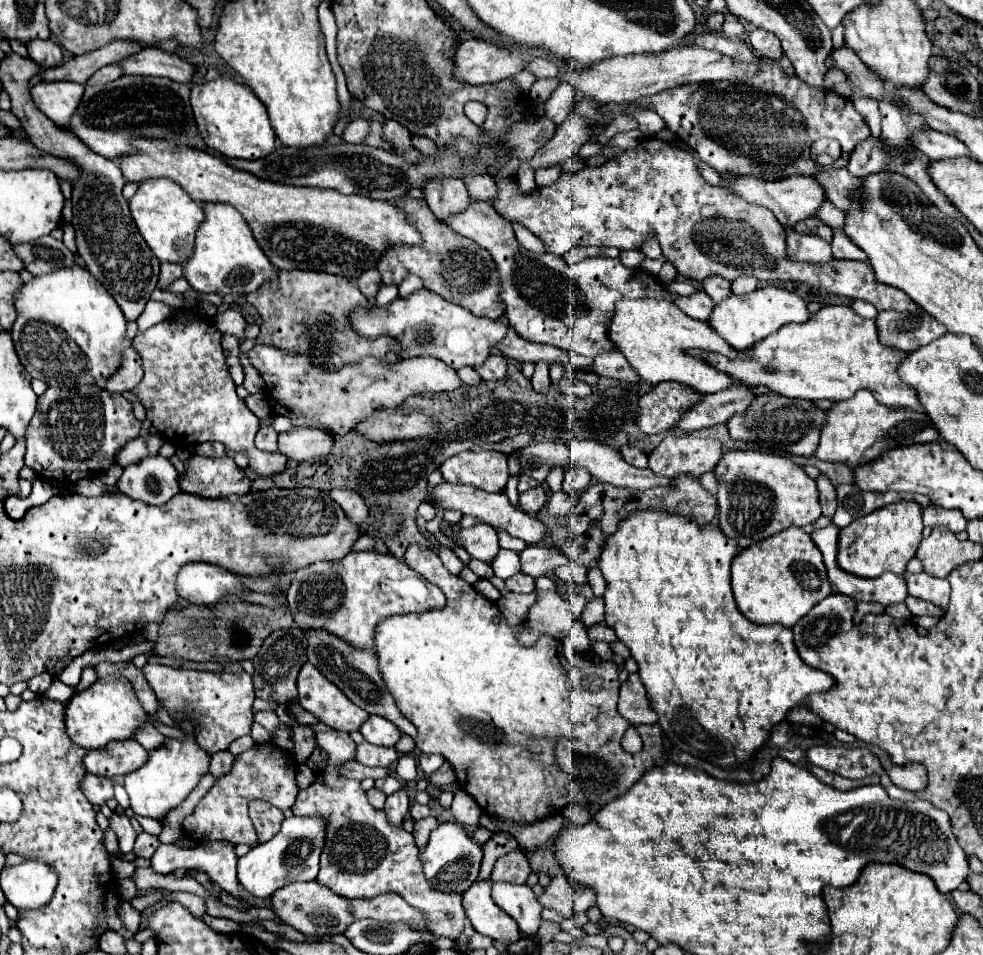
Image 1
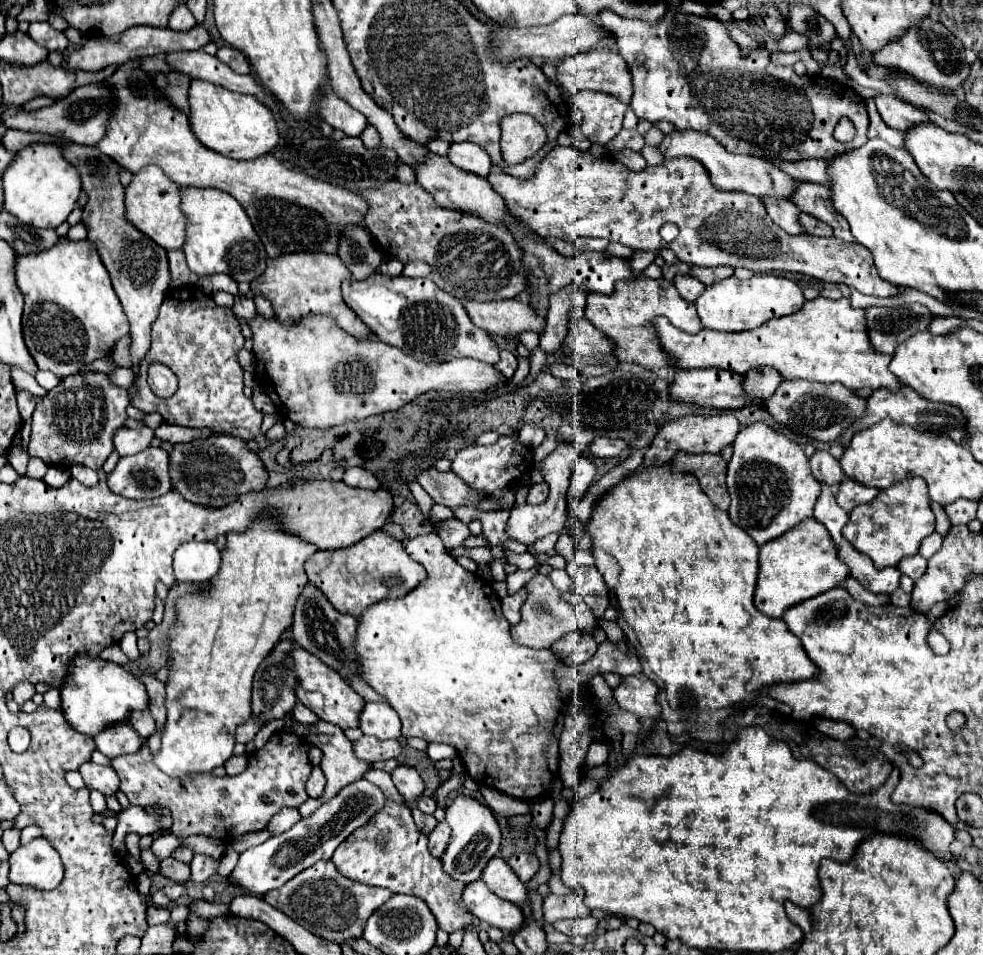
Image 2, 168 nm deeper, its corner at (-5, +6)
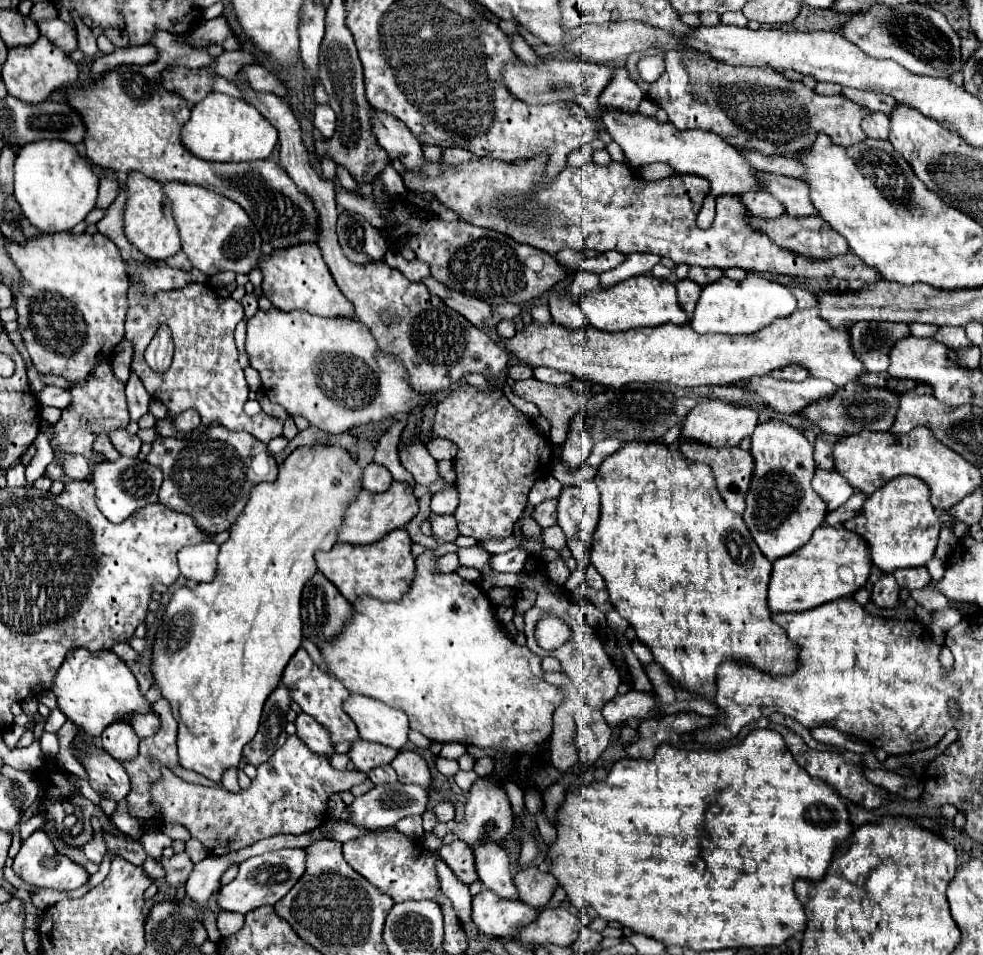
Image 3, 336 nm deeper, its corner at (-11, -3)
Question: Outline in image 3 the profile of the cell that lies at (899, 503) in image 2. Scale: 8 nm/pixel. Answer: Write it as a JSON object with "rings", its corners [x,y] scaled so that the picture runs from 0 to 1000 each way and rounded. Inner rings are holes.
{"rings":[[[910,499],[894,514],[882,520],[876,537],[864,543],[860,554],[876,560],[886,579],[888,592],[898,600],[908,600],[919,594],[937,594],[949,585],[957,548],[945,525],[945,510],[935,499]]]}

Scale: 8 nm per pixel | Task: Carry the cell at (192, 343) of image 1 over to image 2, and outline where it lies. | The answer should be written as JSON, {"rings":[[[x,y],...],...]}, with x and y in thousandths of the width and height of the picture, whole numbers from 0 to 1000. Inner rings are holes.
{"rings":[[[194,299],[194,312],[180,312],[172,308],[162,325],[162,333],[156,337],[154,364],[148,377],[141,381],[141,413],[133,423],[145,431],[162,431],[170,444],[190,448],[213,448],[219,452],[231,452],[235,448],[251,448],[259,454],[266,469],[274,461],[266,454],[268,434],[259,429],[255,417],[247,413],[247,385],[241,377],[241,369],[247,364],[245,341],[239,335],[235,323],[221,320],[213,308]],[[154,379],[166,379],[178,390],[182,406],[174,417],[160,417],[150,402],[150,383]]]}

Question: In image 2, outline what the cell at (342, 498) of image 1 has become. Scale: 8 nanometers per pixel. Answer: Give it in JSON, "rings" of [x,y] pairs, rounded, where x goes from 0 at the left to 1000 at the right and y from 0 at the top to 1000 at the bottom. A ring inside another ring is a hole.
{"rings":[[[353,490],[349,505],[355,509],[361,509],[361,511],[375,511],[375,513],[381,513],[388,509],[384,498],[379,498],[371,490]]]}

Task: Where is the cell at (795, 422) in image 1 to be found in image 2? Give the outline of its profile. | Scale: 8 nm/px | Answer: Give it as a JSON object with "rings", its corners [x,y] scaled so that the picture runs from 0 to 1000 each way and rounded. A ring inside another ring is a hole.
{"rings":[[[799,398],[788,408],[788,413],[778,421],[778,429],[782,429],[797,446],[801,446],[811,454],[823,457],[827,461],[845,463],[851,461],[870,440],[880,436],[882,419],[856,402],[839,404],[835,400]]]}

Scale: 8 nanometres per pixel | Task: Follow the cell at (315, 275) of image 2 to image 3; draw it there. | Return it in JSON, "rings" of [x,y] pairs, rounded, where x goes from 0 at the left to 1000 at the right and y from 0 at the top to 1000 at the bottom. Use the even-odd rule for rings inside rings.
{"rings":[[[310,254],[288,263],[278,263],[276,267],[268,267],[266,286],[268,286],[268,296],[266,296],[268,311],[272,311],[278,317],[278,321],[284,326],[294,328],[304,324],[325,332],[353,332],[353,334],[359,334],[361,330],[353,311],[341,298],[322,257]]]}

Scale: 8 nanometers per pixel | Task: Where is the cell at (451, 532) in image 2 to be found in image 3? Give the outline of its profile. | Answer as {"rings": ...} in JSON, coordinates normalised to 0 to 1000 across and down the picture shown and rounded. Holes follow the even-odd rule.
{"rings":[[[438,539],[438,552],[440,552],[440,560],[449,566],[463,566],[467,556],[465,556],[465,548],[461,539]]]}

